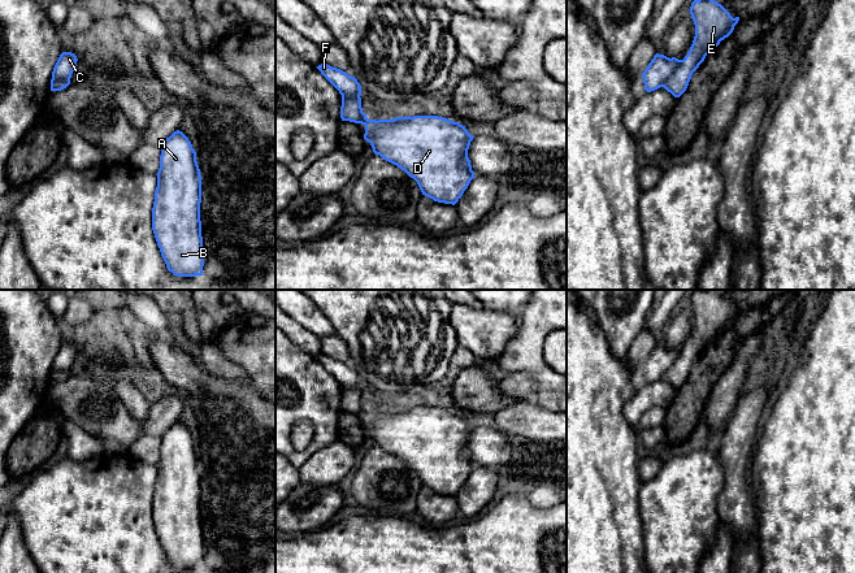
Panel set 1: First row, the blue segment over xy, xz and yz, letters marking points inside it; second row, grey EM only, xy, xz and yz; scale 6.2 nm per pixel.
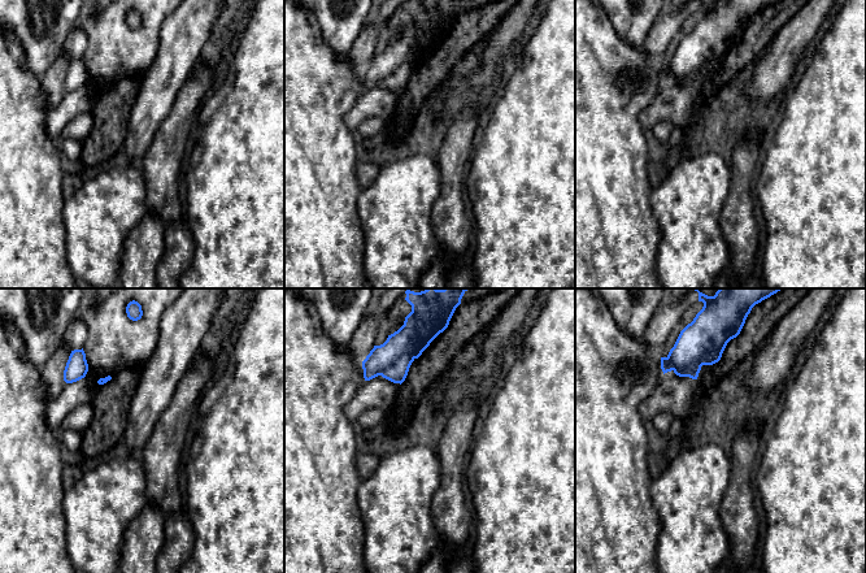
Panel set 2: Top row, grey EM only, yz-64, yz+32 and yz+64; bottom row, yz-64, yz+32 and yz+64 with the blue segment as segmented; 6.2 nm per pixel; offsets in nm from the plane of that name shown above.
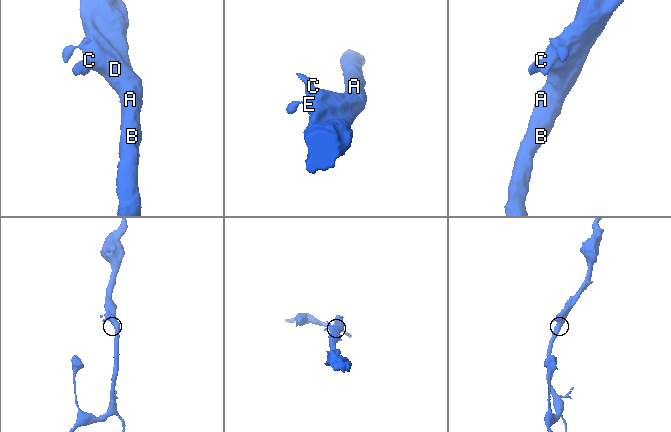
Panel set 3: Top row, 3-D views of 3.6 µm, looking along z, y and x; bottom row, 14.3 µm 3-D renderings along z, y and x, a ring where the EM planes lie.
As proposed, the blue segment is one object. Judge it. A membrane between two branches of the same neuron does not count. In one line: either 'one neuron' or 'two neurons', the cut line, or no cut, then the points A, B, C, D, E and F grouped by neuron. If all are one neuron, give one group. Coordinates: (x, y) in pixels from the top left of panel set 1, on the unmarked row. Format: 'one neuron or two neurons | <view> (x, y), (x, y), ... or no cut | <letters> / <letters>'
two neurons | yz (682, 351), (662, 377) | A B C D F / E

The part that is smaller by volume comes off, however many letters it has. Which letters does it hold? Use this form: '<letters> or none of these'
E

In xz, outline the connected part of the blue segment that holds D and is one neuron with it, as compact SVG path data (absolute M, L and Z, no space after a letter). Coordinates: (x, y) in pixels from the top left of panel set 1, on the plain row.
M438 407L396 408L368 411L364 430L373 443L396 456L413 469L422 486L438 494L455 496L474 469L468 440L473 426L465 417Z

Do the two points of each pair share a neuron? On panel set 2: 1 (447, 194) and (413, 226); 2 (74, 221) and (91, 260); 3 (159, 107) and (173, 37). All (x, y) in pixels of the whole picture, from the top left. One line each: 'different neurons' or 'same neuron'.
1: different neurons
2: same neuron
3: same neuron

